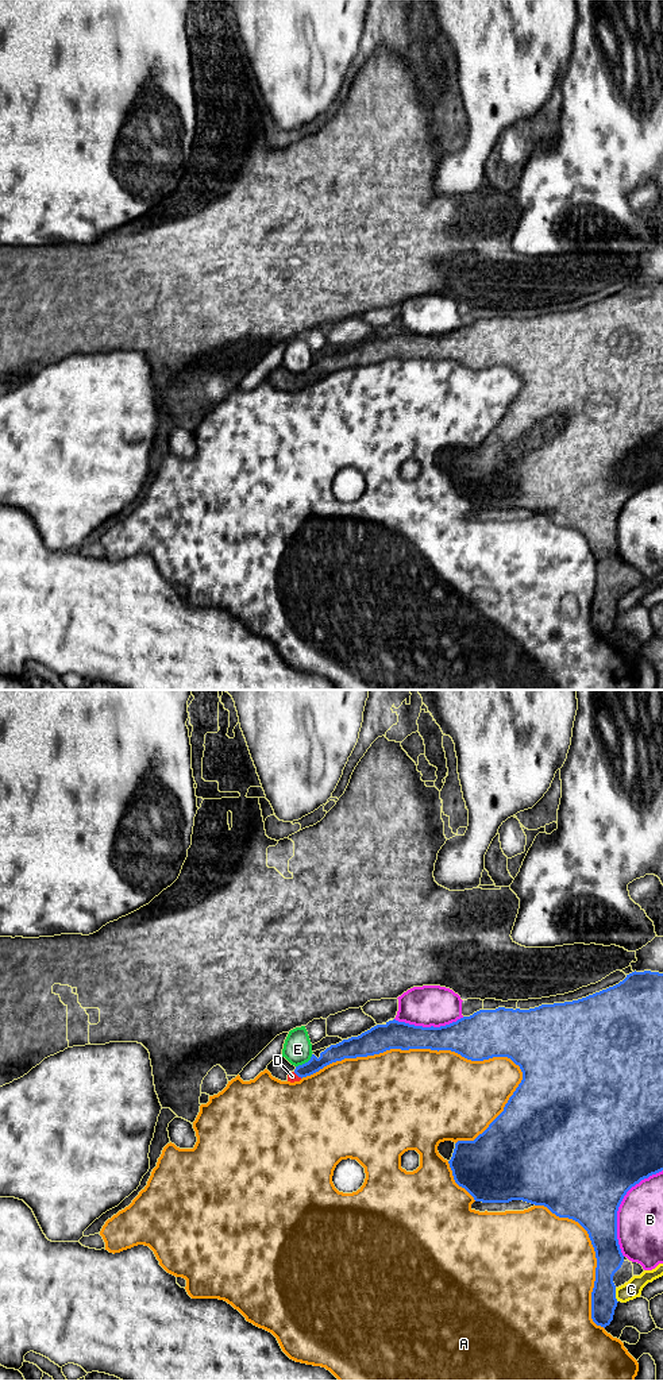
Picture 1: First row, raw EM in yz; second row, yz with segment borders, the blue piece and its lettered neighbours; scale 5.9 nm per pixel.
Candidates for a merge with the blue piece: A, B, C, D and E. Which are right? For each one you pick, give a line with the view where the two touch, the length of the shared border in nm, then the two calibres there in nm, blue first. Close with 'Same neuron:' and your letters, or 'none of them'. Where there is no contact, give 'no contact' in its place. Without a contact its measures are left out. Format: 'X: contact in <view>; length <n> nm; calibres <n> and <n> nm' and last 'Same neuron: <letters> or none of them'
D: contact in yz; length 70 nm; calibres 100 and 60 nm
Same neuron: D

